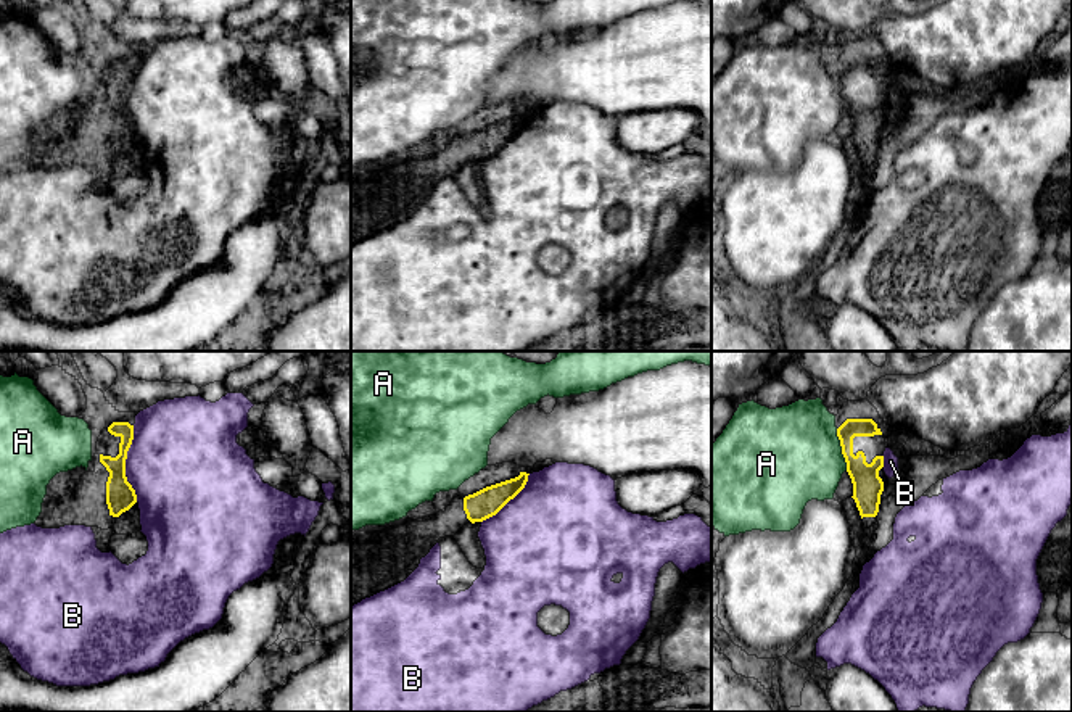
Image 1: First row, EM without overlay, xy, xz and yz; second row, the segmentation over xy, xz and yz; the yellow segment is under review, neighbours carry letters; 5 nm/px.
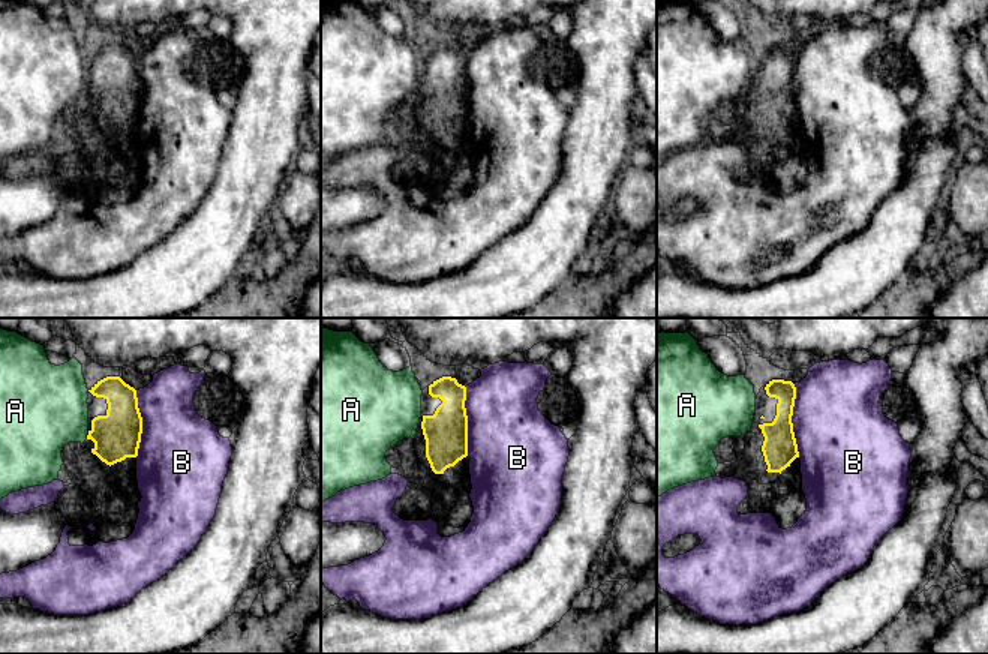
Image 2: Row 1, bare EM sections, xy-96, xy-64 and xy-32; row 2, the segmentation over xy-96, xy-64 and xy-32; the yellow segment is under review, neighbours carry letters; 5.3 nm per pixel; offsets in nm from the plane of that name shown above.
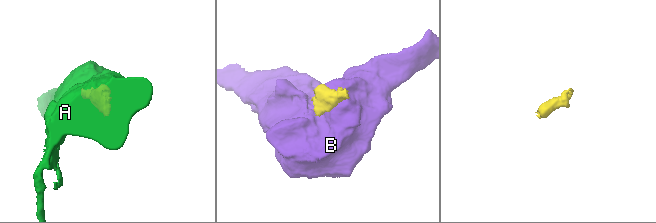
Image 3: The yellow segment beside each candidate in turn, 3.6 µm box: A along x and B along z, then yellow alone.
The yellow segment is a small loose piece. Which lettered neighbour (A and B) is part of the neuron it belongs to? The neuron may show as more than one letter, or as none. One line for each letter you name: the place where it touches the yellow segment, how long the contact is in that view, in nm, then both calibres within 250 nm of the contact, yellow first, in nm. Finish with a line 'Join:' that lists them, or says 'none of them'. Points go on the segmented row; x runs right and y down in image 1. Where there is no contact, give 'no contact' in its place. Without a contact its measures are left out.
Join: none of them

